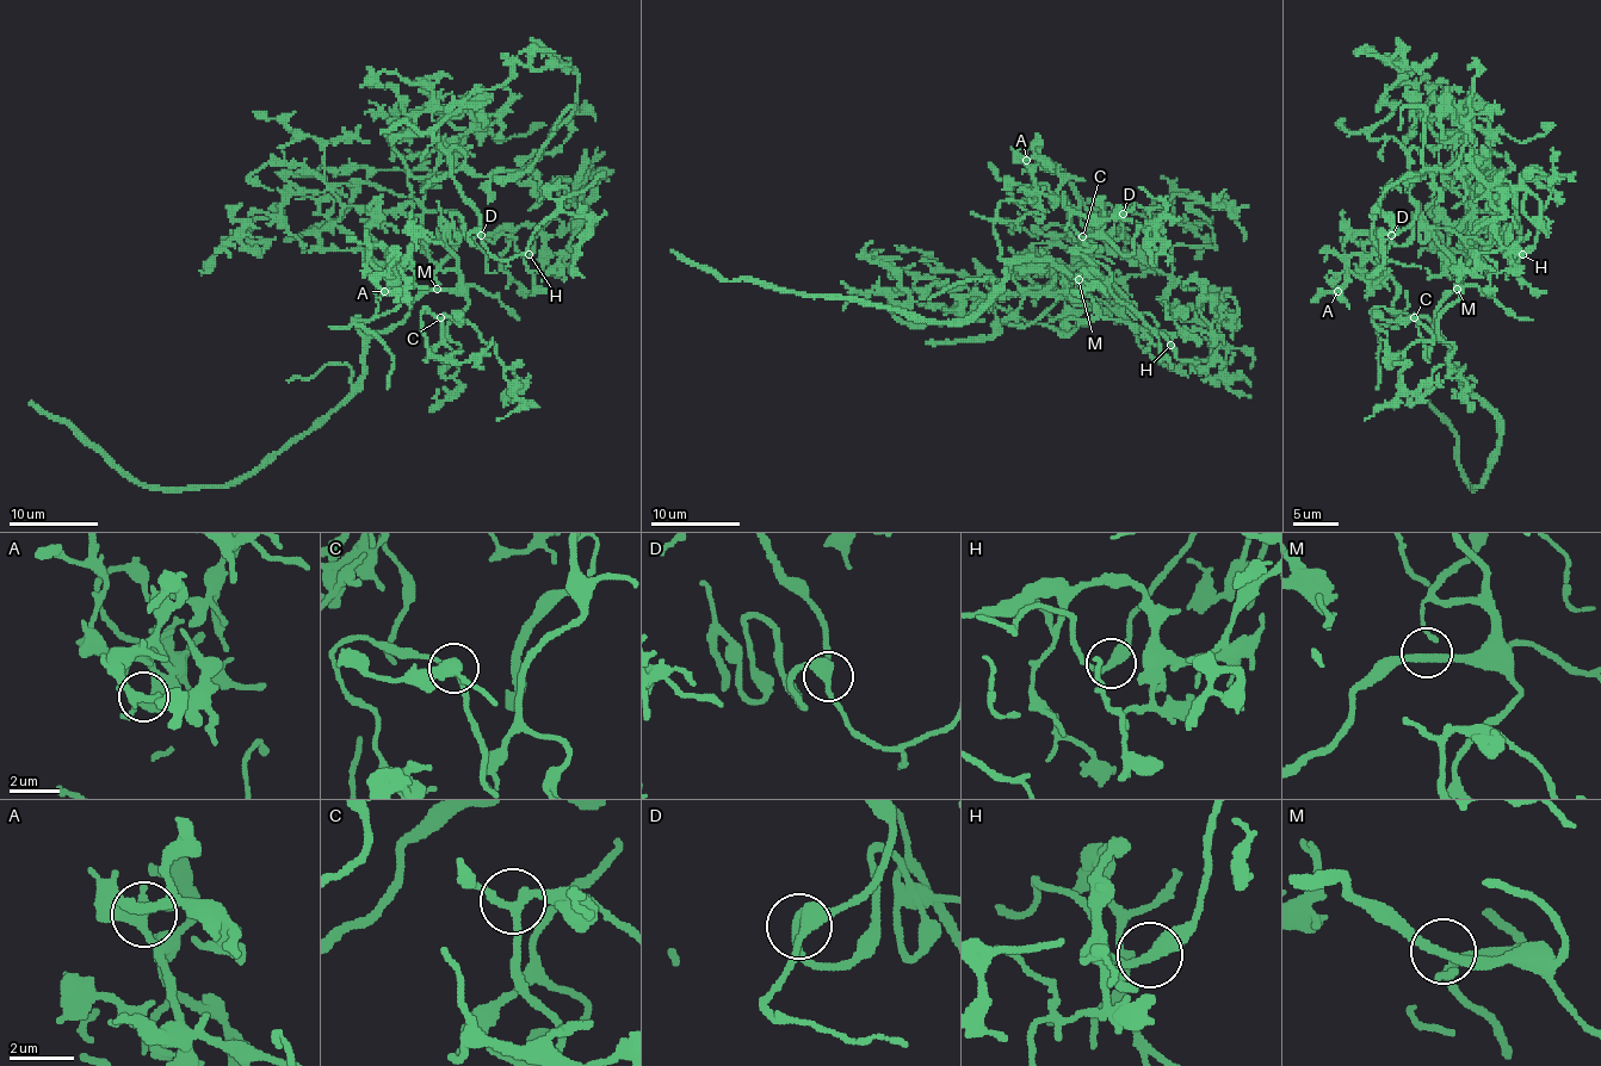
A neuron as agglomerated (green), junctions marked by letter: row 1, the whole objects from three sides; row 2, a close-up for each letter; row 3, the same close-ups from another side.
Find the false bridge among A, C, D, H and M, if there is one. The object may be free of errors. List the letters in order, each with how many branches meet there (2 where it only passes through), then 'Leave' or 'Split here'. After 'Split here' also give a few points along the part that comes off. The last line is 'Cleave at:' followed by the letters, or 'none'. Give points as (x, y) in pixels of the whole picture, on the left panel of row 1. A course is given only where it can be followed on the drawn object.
A: Branches: 3. Leave
C: Branches: 3. Leave
D: Branches: 3. Leave
H: Branches: 3. Leave
M: Branches: 3. Leave
Cleave at: none

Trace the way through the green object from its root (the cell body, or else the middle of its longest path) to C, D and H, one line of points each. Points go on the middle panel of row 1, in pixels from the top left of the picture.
C: (1076, 279), (1107, 282), (1112, 277), (1100, 264), (1089, 261), (1076, 249), (1096, 247), (1089, 247), (1082, 236)
D: (1076, 279), (1100, 279), (1087, 261), (1087, 252), (1096, 236), (1114, 225), (1110, 214), (1123, 214)
H: (1076, 279), (1100, 279), (1087, 261), (1087, 252), (1094, 267), (1132, 302), (1138, 313), (1153, 317), (1170, 344)

